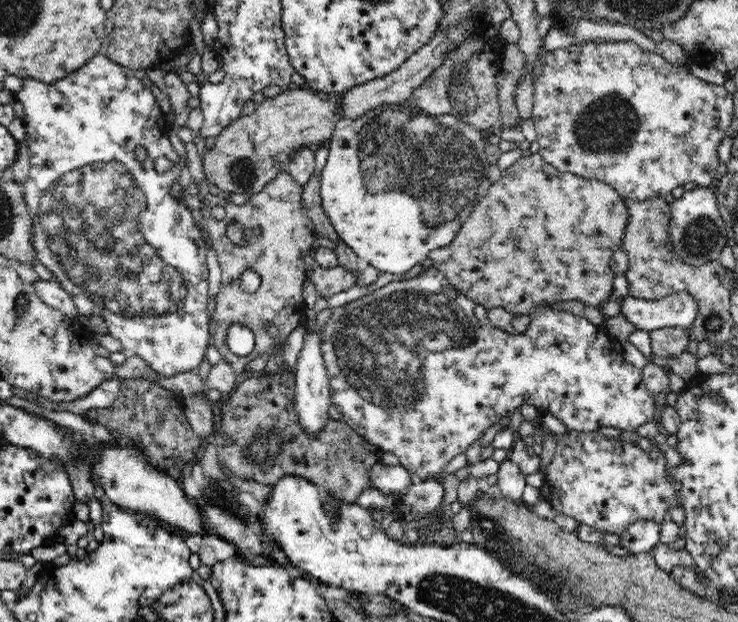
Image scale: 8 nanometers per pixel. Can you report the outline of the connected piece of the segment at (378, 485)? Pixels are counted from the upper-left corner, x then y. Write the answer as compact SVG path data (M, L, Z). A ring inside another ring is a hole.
M379 461L370 468L370 483L374 489L378 489L382 493L401 493L401 497L406 496L414 479L412 479L410 472L401 465L386 466L382 461Z

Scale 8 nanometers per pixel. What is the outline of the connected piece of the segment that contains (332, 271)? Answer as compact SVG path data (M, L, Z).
M319 265L312 271L311 280L314 283L316 292L330 300L333 294L348 290L348 288L356 285L360 276L361 273L356 275L354 271L340 265L332 268L324 268Z

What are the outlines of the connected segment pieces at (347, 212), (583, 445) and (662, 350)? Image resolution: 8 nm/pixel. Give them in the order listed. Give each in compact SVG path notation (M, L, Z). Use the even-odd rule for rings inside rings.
M405 102L398 105L381 105L376 109L368 110L368 112L351 122L344 122L342 125L334 128L334 134L332 134L332 138L330 138L327 145L329 148L327 163L320 173L319 183L322 208L337 234L347 246L353 249L357 257L366 260L370 266L374 266L381 273L404 274L410 268L414 268L416 264L427 263L432 250L449 246L455 239L462 223L470 216L471 210L474 210L474 207L482 200L482 197L491 187L487 173L491 164L488 162L485 154L485 139L480 137L480 129L474 128L469 122L460 121L460 118L455 118L454 115L440 114L439 117L433 117L428 113L422 112L420 108L413 107L408 102Z
M566 430L556 444L556 453L547 470L542 486L544 500L548 501L560 515L573 518L578 523L586 524L602 533L621 535L634 522L652 520L662 523L667 518L670 506L679 506L678 492L682 483L672 481L668 470L671 466L666 461L663 448L653 442L650 450L642 450L636 443L623 441L621 438L604 437L598 431L578 432Z
M664 327L649 331L652 352L656 356L675 357L687 350L690 337L685 328Z

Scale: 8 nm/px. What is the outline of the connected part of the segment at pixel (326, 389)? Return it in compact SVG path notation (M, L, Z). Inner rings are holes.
M321 330L318 332L308 332L303 338L303 348L299 352L295 373L295 413L297 422L306 434L318 436L328 424L328 408L332 406L330 400L330 387L328 373L324 364L324 357L321 351Z

